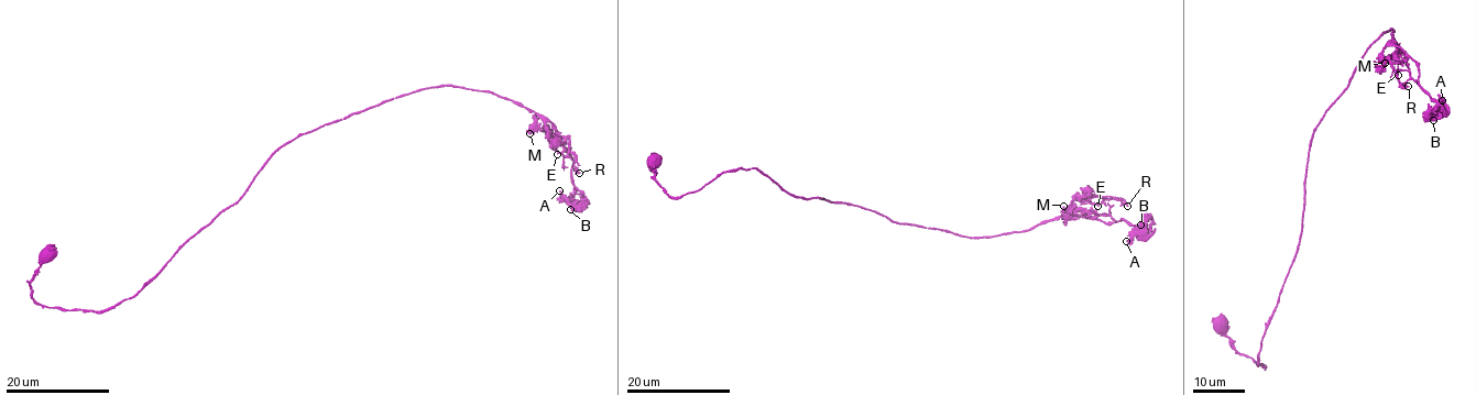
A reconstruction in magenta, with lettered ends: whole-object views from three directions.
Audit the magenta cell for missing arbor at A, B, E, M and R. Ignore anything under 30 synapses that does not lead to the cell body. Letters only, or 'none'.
none

